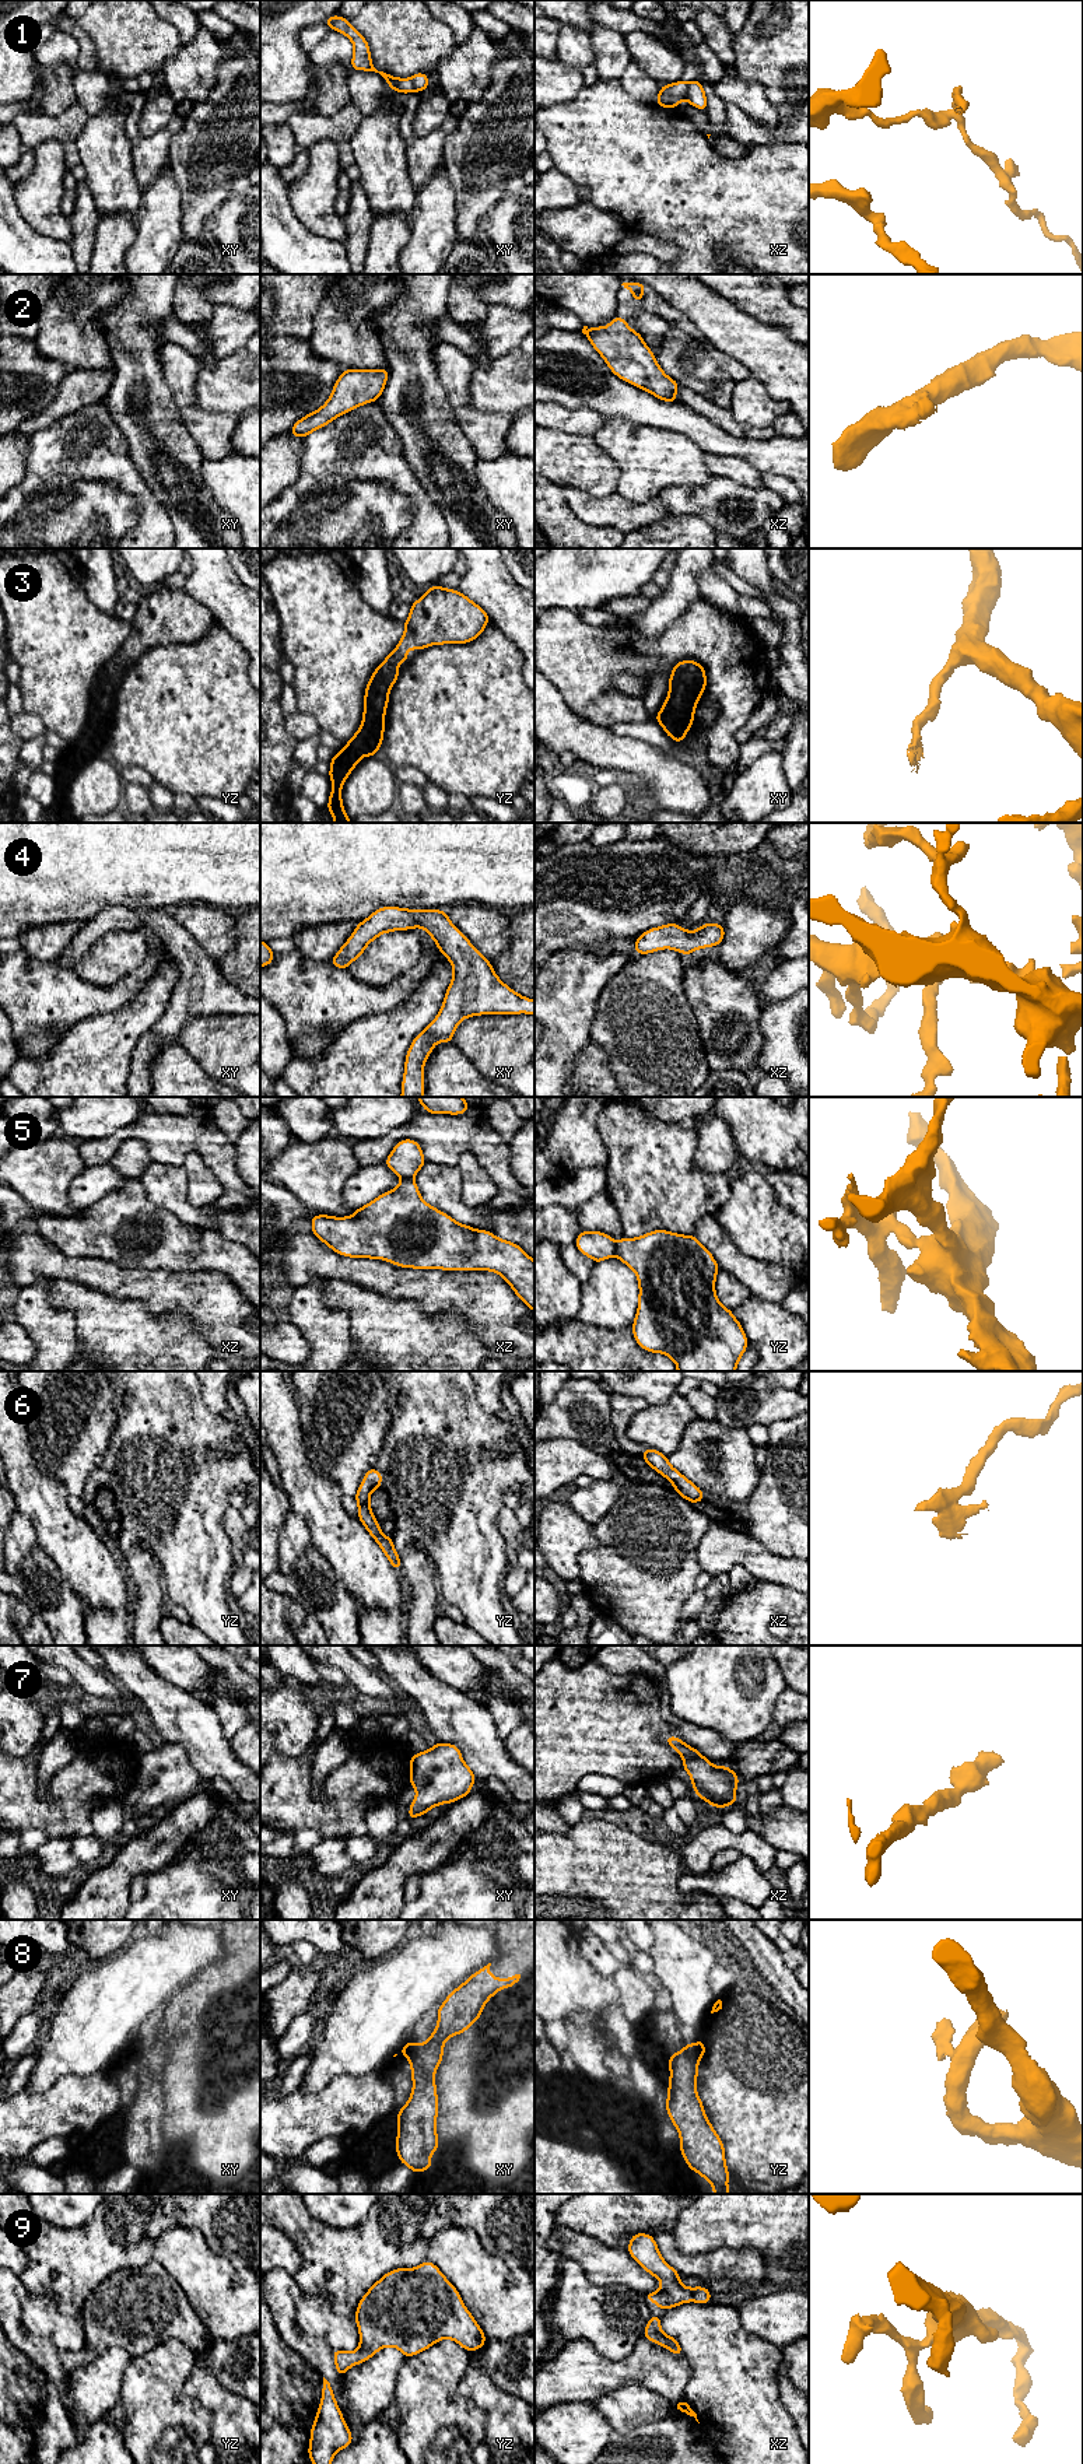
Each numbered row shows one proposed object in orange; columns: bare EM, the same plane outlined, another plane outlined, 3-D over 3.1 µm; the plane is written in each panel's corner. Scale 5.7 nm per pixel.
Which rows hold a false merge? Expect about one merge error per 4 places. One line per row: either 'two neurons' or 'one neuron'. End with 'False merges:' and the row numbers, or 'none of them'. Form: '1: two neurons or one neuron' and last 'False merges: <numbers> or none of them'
1: two neurons
2: one neuron
3: one neuron
4: one neuron
5: two neurons
6: one neuron
7: one neuron
8: two neurons
9: one neuron
False merges: 1, 5, 8

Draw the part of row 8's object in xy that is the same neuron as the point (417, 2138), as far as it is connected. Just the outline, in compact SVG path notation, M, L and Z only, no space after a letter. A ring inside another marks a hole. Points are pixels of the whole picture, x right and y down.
M491 1963L477 1969L462 1985L453 1990L438 2011L437 2029L427 2041L414 2044L409 2060L413 2090L409 2102L396 2118L399 2131L396 2152L399 2160L414 2173L431 2169L431 2153L439 2148L435 2130L439 2111L434 2075L442 2061L444 2041L460 2034L480 2019L487 2001L502 1988L514 1987L521 1974L497 1978L490 1970Z

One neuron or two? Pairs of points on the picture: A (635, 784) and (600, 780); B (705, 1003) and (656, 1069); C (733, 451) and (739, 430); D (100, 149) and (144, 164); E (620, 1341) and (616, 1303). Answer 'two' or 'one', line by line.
A: one
B: two
C: two
D: two
E: two

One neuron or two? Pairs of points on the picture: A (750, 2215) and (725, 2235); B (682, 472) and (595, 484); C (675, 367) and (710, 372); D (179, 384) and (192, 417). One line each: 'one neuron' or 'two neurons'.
A: one neuron
B: two neurons
C: one neuron
D: one neuron

